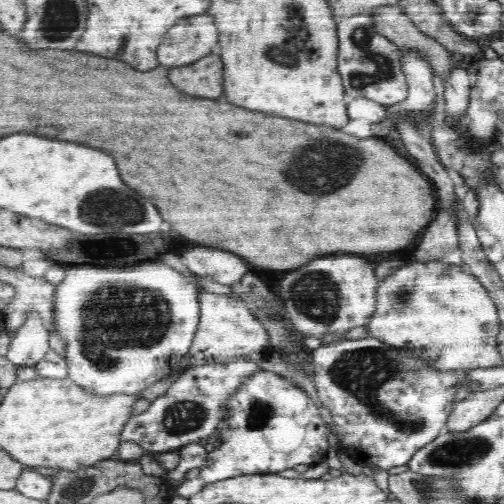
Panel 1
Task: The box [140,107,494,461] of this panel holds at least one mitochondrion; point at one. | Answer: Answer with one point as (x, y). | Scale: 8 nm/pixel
(365, 373)

